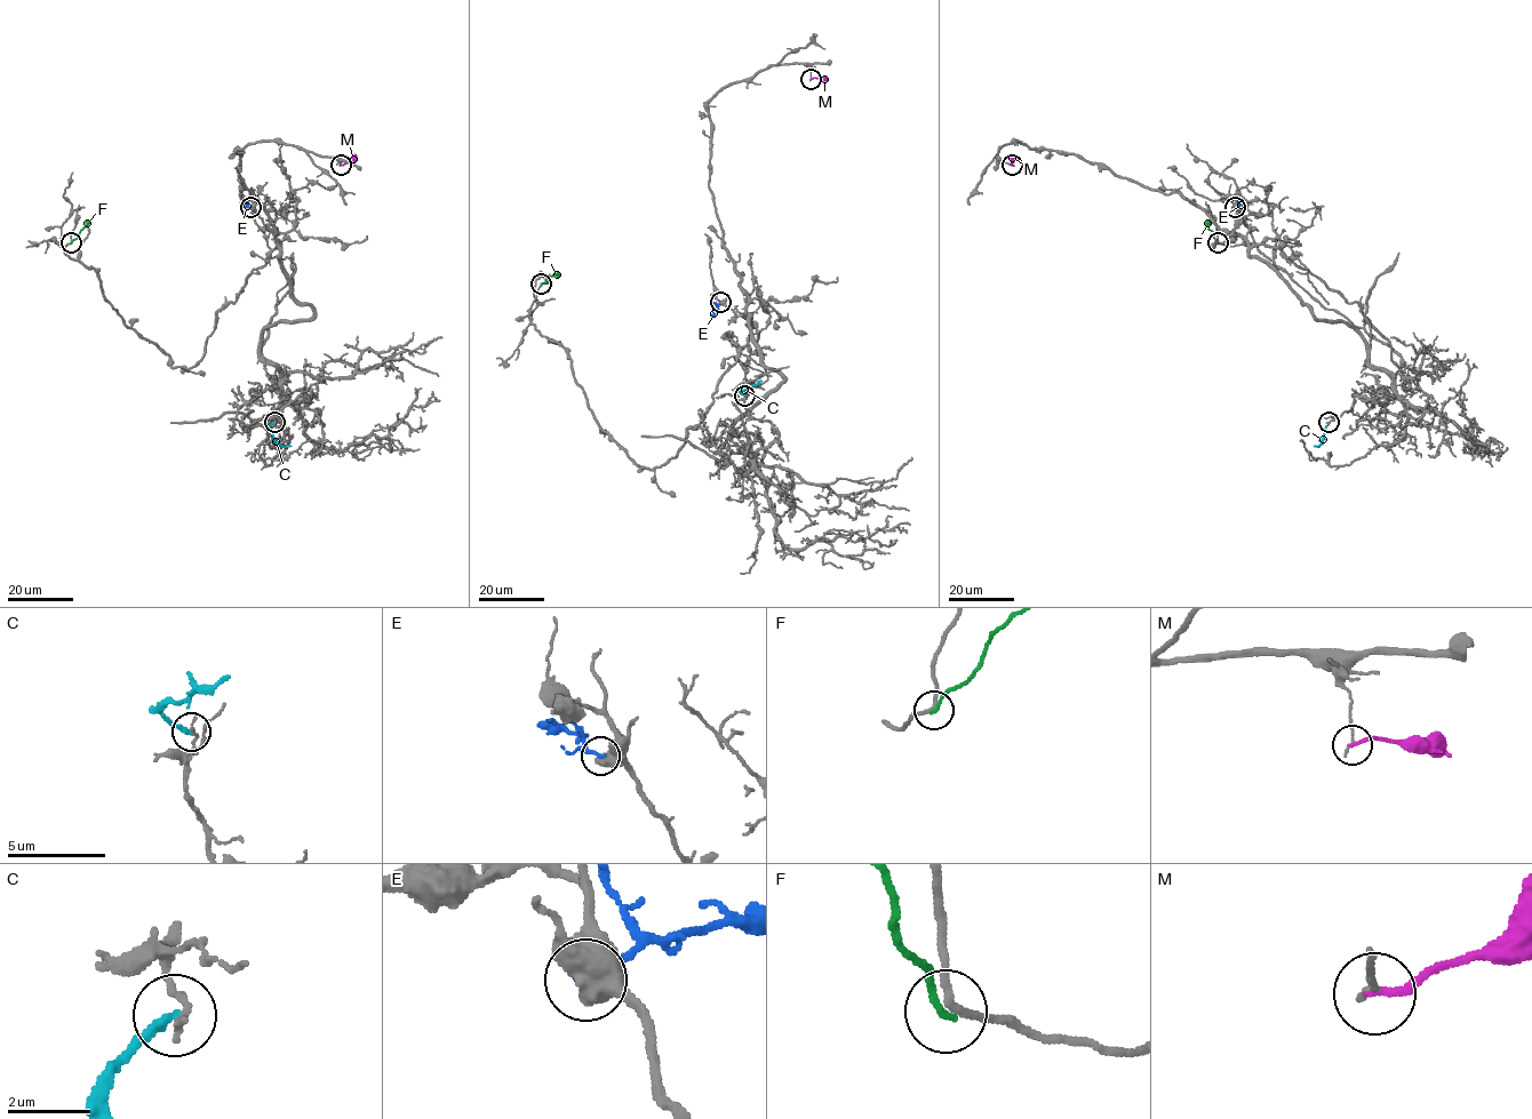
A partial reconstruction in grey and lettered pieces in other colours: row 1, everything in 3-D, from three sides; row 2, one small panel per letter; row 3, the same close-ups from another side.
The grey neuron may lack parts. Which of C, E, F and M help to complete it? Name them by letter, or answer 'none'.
none

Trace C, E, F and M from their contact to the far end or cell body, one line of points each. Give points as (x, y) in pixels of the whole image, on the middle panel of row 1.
C: (745, 396), (739, 392), (761, 381)
E: (721, 302), (710, 316)
F: (541, 284), (556, 274), (558, 276)
M: (811, 79), (826, 78)

